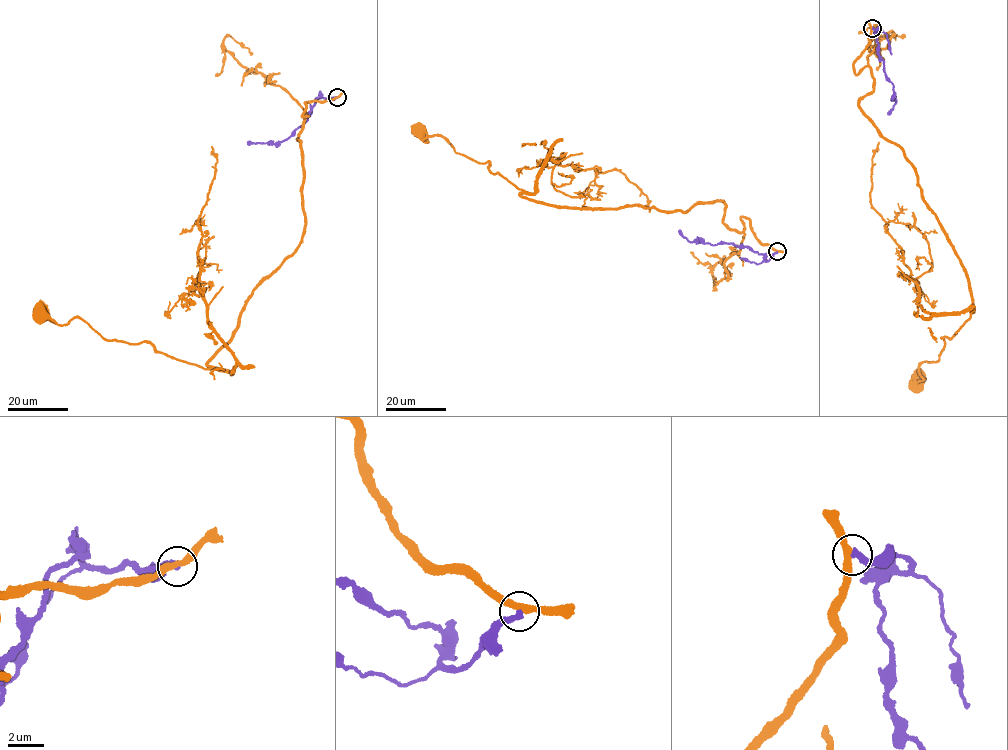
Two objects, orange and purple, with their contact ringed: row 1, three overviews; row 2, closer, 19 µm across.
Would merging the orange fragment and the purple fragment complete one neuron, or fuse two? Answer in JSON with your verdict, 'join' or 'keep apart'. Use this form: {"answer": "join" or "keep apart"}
{"answer": "keep apart"}

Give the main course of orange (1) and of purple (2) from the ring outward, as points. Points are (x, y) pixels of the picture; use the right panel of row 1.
1: (872, 28), (854, 63), (873, 81), (859, 107), (913, 168), (972, 297), (916, 384)
2: (872, 28), (882, 30), (877, 33), (878, 52), (893, 85), (892, 98), (896, 101), (887, 115)

